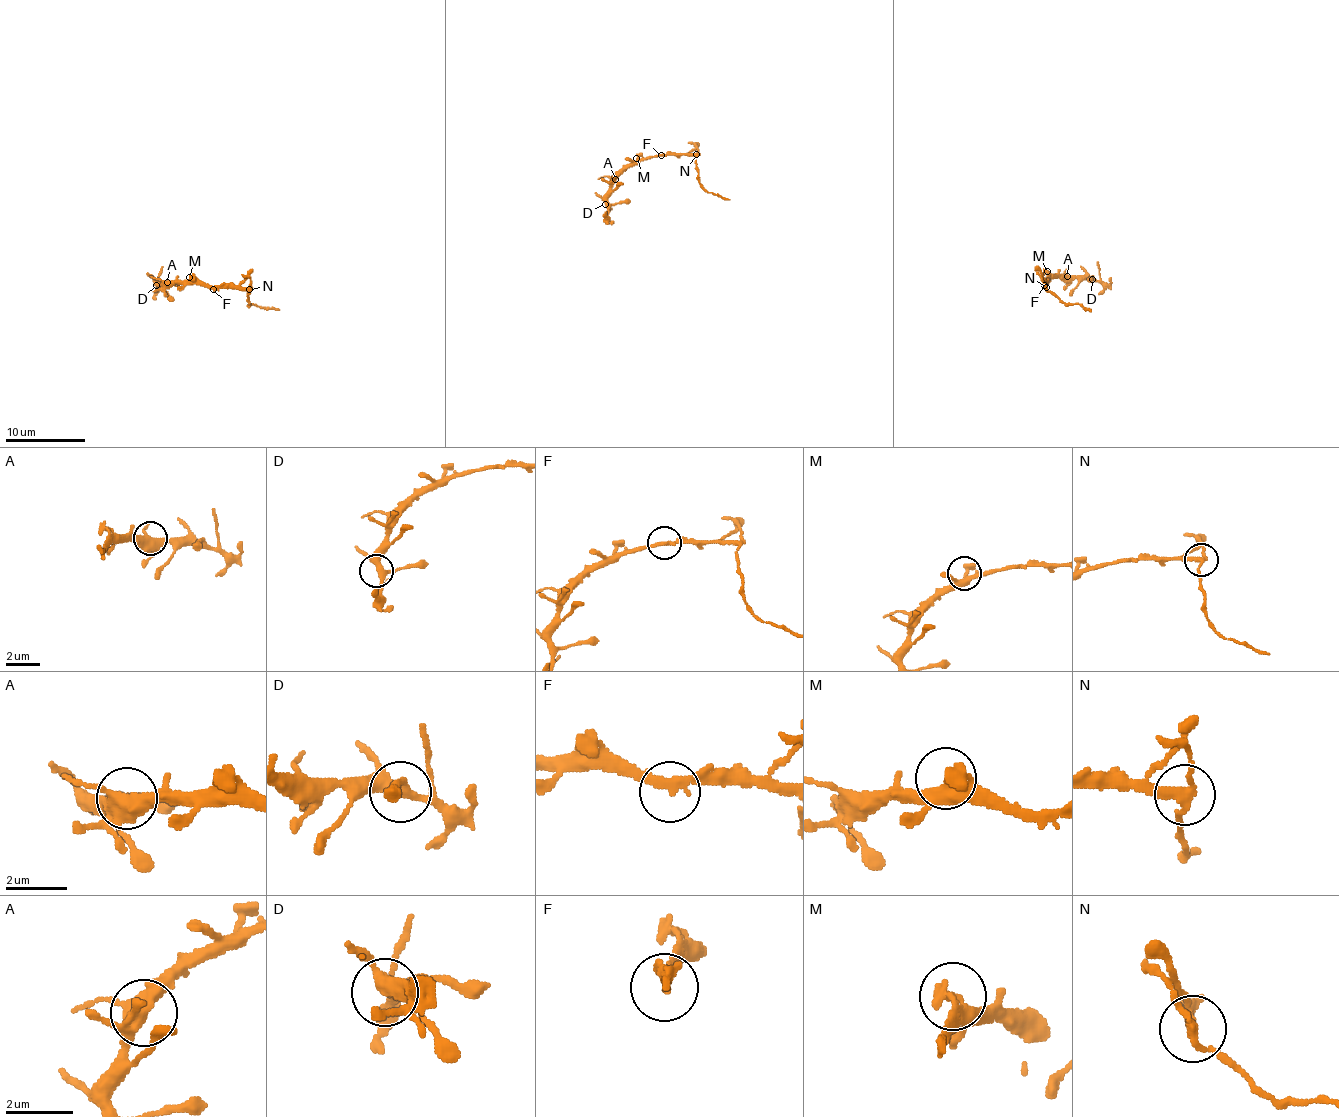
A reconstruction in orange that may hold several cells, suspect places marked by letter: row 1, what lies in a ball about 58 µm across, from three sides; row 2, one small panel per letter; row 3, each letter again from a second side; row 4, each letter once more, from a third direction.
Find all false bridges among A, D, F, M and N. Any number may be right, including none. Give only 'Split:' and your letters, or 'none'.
Split: N

